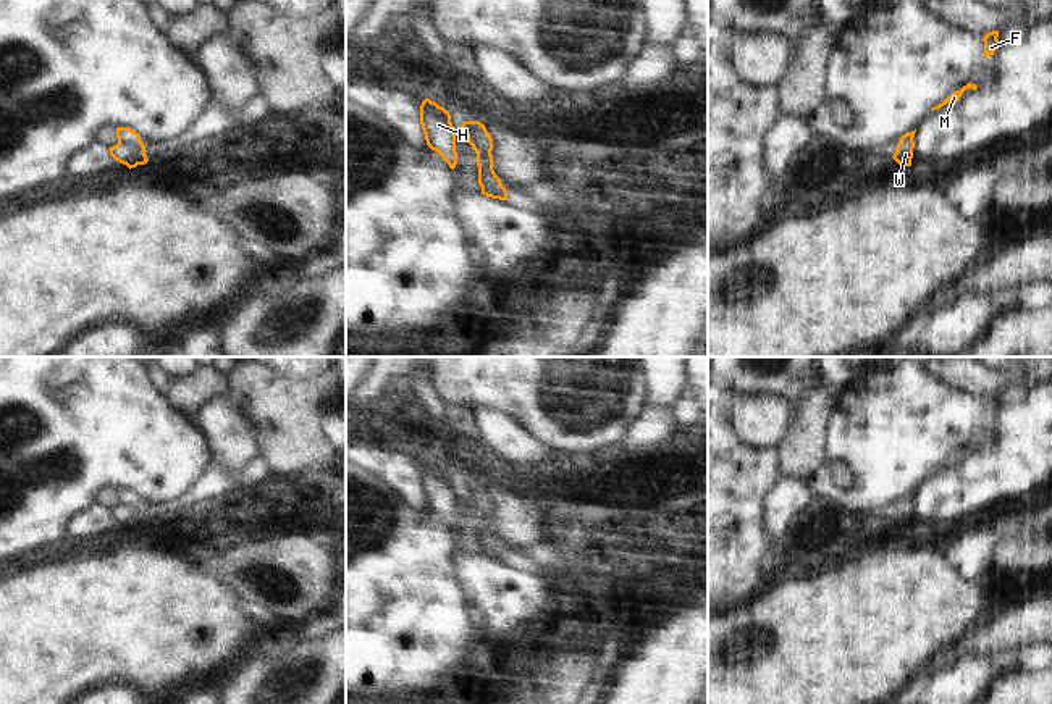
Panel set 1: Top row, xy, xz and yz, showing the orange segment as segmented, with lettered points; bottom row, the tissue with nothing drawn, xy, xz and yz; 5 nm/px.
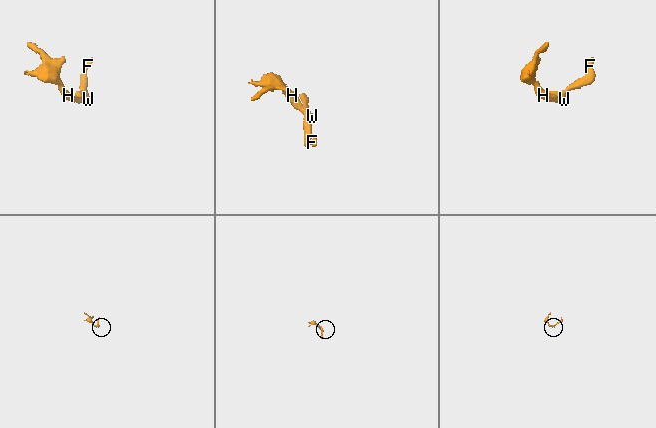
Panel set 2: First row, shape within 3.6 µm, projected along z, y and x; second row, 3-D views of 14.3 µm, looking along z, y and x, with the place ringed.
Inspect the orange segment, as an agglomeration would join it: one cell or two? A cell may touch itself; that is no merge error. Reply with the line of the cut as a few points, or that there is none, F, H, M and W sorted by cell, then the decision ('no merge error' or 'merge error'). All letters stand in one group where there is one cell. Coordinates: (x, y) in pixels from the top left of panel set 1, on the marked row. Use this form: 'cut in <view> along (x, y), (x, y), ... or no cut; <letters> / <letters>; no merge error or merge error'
cut in xy along (139, 139), (136, 142), (118, 142); F M / H W; merge error

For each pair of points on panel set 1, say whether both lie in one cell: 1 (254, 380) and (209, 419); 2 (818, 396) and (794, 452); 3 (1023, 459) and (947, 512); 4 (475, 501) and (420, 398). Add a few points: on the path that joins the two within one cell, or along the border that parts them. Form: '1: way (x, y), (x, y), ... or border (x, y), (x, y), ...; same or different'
1: border (227, 393), (244, 414), (252, 431); different
2: way (816, 410), (805, 438); same
3: way (1004, 467), (981, 478), (967, 493); same
4: way (467, 475), (433, 423); same

